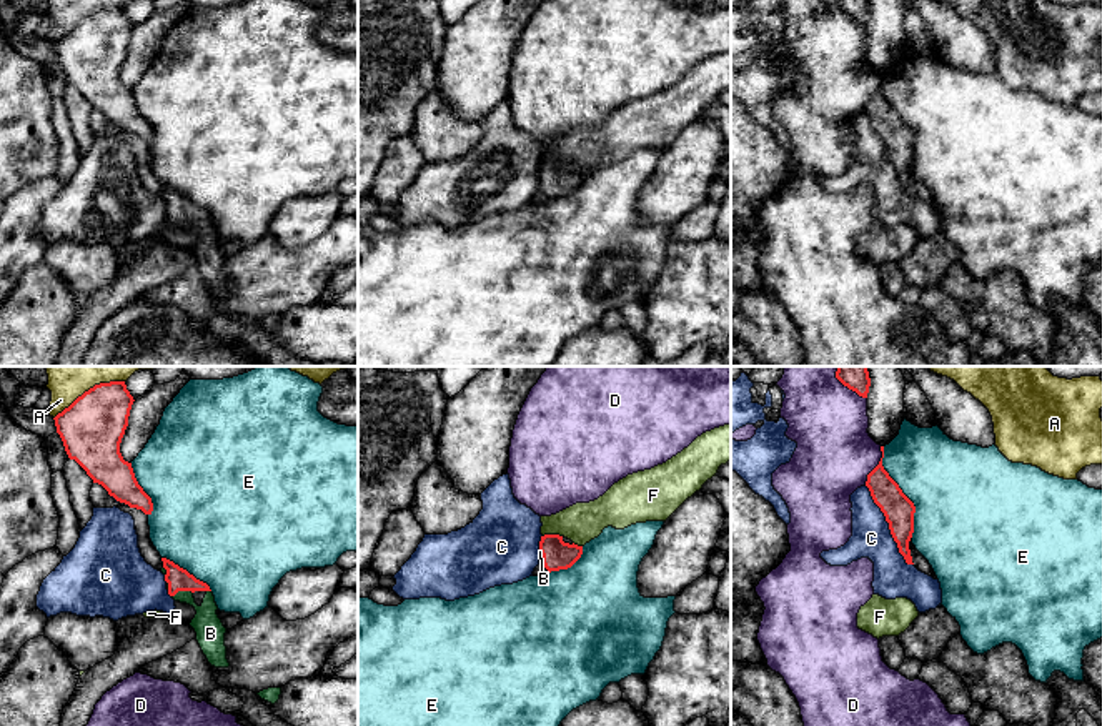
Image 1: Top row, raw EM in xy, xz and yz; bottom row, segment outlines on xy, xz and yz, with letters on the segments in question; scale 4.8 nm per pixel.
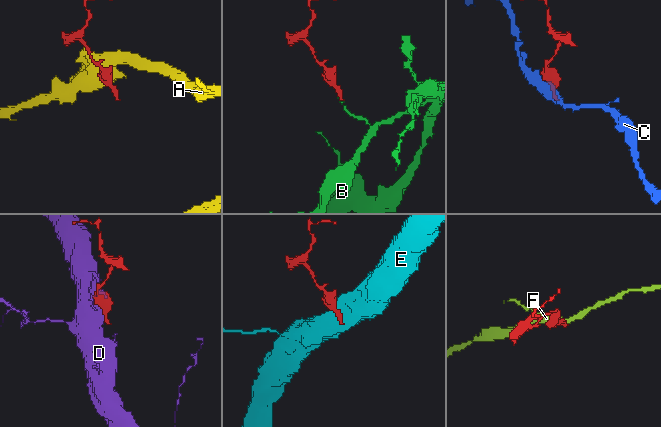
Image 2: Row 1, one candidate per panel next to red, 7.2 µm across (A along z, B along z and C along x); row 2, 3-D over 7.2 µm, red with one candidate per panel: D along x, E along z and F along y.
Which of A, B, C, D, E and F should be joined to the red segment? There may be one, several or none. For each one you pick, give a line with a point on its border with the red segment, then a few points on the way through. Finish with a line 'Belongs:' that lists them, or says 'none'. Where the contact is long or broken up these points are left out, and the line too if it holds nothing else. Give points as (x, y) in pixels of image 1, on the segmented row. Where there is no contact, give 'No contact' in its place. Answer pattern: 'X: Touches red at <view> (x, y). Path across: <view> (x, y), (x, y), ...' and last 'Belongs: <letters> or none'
B: Touches red at xy (182, 590). Path across: xy (178, 580), (182, 590), (205, 615), (210, 633)
Belongs: B

